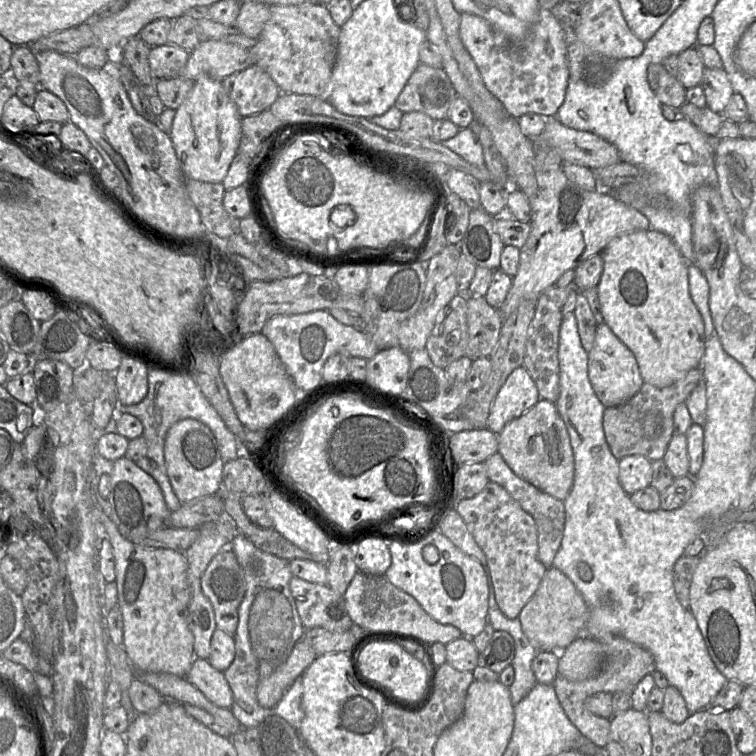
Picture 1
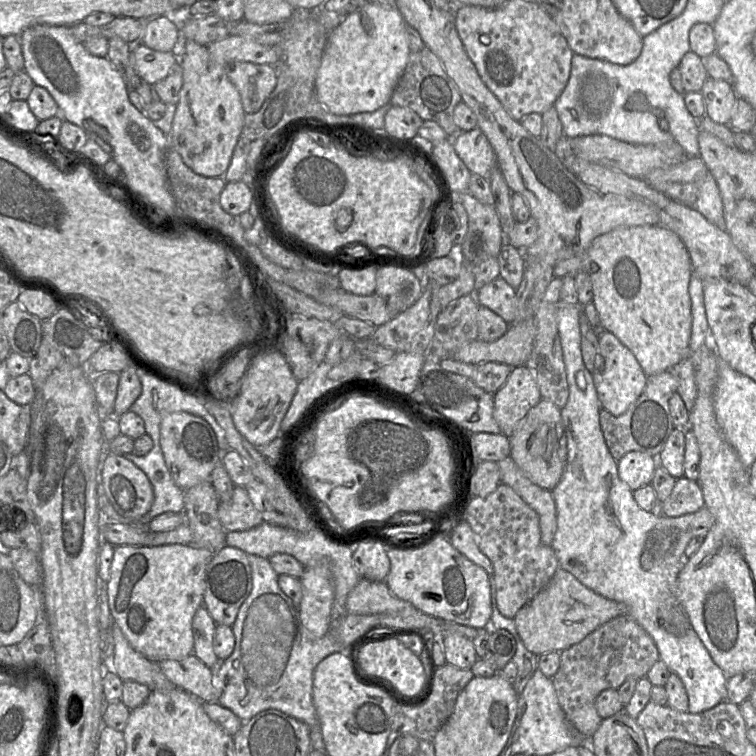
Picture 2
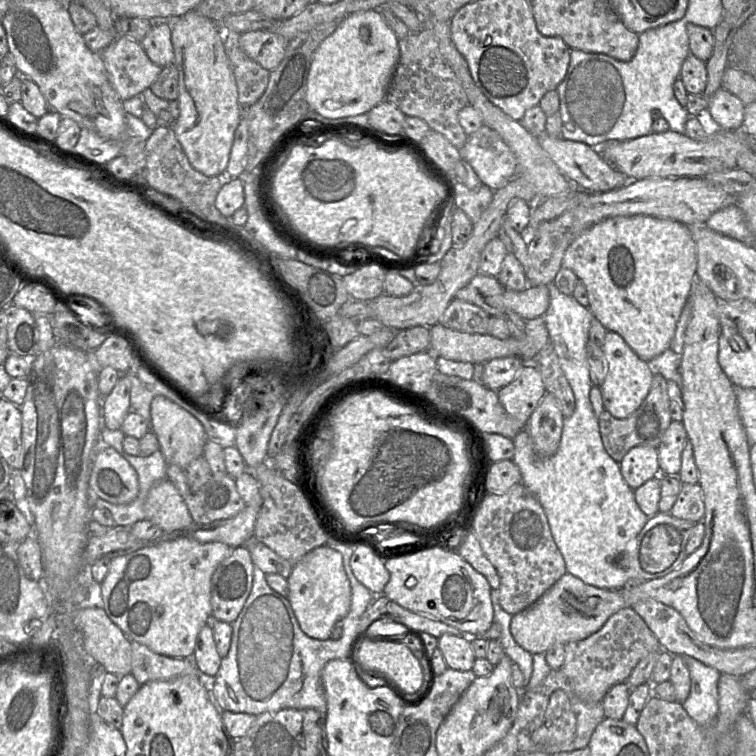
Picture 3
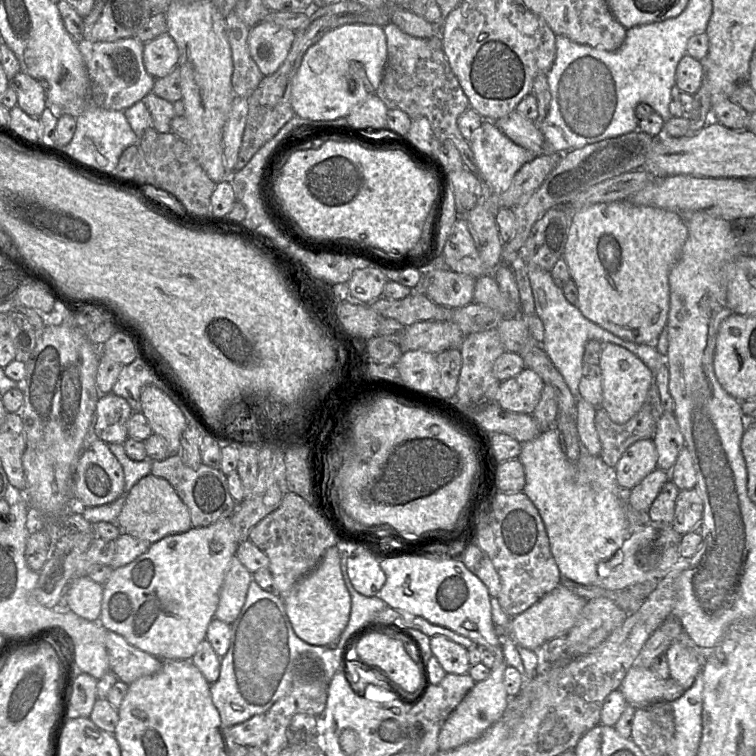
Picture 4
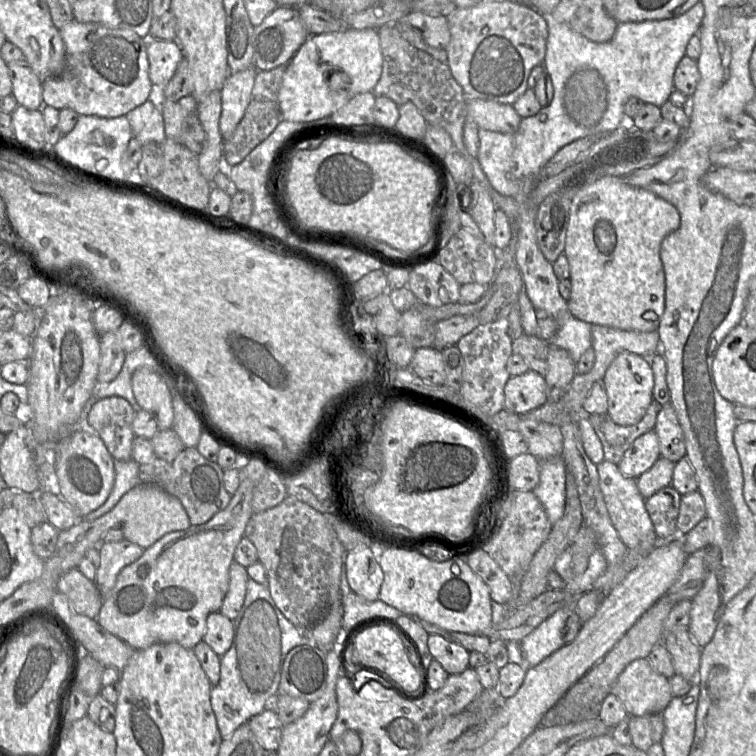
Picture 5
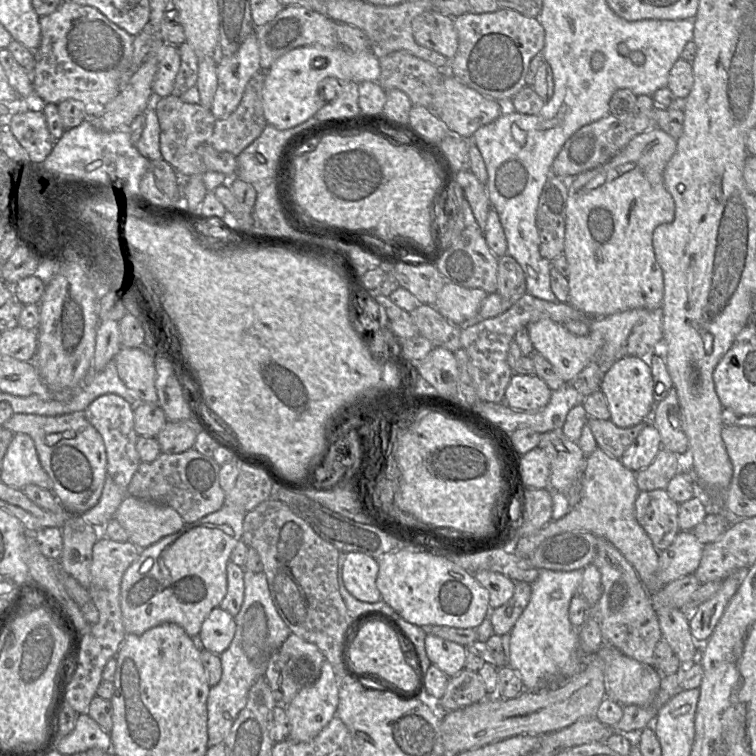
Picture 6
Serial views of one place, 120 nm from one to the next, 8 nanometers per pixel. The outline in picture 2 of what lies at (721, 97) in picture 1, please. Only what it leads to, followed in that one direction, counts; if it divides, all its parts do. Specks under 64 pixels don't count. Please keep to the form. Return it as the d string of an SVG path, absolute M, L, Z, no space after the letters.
M707 78L702 86L701 94L705 101L705 115L718 124L729 125L738 99L732 84Z

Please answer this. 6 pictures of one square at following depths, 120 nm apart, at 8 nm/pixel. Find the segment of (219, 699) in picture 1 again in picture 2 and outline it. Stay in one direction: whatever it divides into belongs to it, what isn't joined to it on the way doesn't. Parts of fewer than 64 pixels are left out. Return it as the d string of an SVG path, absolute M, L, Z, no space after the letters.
M193 653L182 660L164 660L159 666L176 686L203 702L218 702L221 691L213 684L213 670Z

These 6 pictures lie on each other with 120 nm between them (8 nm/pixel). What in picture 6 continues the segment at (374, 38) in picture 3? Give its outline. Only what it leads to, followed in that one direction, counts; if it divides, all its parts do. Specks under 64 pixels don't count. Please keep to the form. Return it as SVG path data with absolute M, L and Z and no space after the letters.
M305 46L290 50L278 58L266 71L262 89L263 114L267 124L279 130L296 127L313 118L316 112L336 97L335 90L327 97L319 96L320 82L326 78L362 83L378 81L381 73L379 58L372 51L350 52L343 46L333 49Z

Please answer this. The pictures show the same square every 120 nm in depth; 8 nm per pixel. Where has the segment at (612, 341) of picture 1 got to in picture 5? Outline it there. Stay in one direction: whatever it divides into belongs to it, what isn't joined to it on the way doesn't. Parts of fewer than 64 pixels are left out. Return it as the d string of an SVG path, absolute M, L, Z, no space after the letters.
M621 352L611 362L602 379L608 398L607 413L618 425L637 424L653 400L654 376L649 357L632 352Z

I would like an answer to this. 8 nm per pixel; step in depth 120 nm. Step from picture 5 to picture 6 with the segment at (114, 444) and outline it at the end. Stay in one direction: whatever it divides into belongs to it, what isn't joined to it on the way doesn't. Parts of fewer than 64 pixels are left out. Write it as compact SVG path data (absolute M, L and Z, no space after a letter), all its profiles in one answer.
M105 394L88 405L84 416L102 436L107 456L107 475L121 488L127 489L141 463L136 449L139 436L134 428L134 407L119 395Z

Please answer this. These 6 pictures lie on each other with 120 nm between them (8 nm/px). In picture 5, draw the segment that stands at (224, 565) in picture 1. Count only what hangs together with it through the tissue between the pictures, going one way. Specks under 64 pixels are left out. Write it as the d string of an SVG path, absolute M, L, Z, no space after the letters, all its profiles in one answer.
M233 561L229 568L229 588L219 610L230 620L234 620L242 608L248 579L246 568Z

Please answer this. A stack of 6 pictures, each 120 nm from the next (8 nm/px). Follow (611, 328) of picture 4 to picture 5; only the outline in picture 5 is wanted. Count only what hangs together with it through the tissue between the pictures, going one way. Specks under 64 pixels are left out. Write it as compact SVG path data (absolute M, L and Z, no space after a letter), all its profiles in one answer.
M606 176L580 190L572 199L563 254L570 266L570 313L589 324L621 330L658 330L665 310L665 273L660 258L663 239L680 226L675 206L656 194L631 186L624 178Z

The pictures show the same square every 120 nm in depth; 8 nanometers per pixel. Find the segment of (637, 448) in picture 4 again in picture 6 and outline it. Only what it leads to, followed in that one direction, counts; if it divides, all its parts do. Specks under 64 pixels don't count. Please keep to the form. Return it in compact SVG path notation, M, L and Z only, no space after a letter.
M650 421L624 451L620 460L626 468L636 473L648 467L661 448L660 433Z

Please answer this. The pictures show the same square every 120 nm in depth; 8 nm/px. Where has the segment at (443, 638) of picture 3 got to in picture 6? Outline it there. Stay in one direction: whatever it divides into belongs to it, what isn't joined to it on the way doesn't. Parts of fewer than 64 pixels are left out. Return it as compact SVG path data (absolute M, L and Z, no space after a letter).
M427 634L425 650L431 663L448 678L460 673L465 667L467 648L455 642Z

